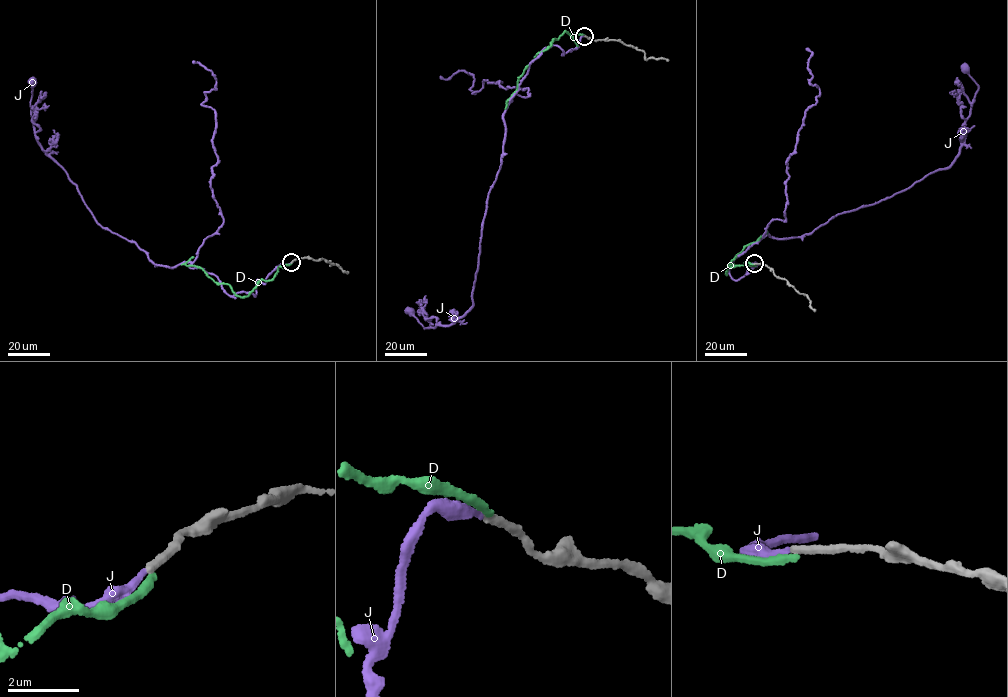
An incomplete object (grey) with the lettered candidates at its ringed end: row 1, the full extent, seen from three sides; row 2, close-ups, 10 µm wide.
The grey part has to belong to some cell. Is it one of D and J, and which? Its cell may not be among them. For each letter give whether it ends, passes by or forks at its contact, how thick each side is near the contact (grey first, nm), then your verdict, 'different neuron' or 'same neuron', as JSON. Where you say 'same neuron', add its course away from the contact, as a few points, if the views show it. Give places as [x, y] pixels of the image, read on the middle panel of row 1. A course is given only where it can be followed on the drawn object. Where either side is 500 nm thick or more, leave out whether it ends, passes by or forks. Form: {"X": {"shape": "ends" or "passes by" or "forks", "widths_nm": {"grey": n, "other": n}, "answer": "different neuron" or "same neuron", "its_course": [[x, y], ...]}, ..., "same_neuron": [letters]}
{"D": {"shape": "ends", "widths_nm": {"grey": 240, "other": 220}, "answer": "different neuron"}, "J": {"shape": "ends", "widths_nm": {"grey": 240, "other": 200}, "answer": "same neuron", "its_course": [[585, 36], [564, 55], [557, 45], [540, 51], [506, 108], [470, 310], [449, 325], [424, 328], [409, 311]]}, "same_neuron": ["J"]}

